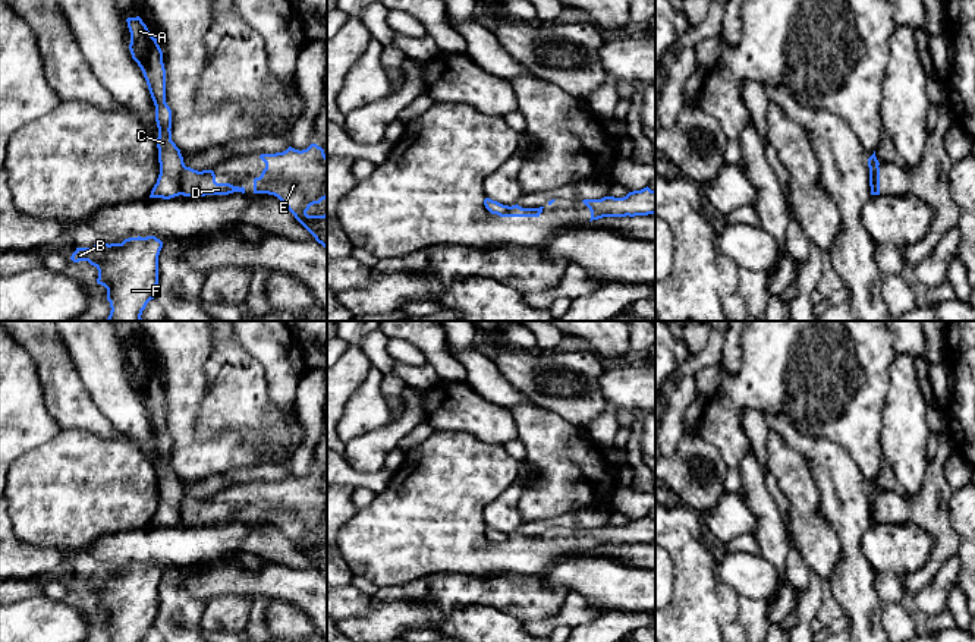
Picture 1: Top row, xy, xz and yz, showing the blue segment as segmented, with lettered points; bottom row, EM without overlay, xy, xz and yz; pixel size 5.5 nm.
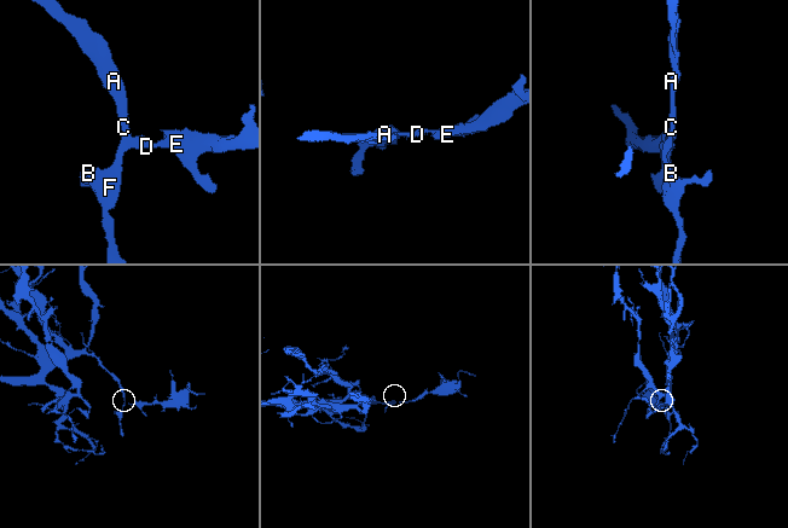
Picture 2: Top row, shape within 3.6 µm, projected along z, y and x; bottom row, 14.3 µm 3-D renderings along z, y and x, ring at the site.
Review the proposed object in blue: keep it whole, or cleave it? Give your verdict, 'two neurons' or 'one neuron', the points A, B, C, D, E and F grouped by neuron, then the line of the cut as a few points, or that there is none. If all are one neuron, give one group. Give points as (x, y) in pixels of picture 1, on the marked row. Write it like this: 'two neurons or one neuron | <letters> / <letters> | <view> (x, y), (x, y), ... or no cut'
two neurons | A B C F / D E | xy (185, 166), (179, 175), (179, 194)

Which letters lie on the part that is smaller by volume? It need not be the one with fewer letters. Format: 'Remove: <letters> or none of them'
Remove: D, E

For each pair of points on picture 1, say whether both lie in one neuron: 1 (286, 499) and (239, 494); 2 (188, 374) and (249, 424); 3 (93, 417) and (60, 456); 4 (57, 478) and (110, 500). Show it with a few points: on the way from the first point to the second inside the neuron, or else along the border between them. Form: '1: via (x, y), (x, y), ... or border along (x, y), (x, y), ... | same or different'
1: via (274, 499), (251, 499) | same
2: border along (211, 355), (205, 364), (207, 393), (195, 421) | different
3: border along (62, 428), (88, 428), (106, 437), (116, 437) | different
4: via (71, 487), (97, 487) | same

